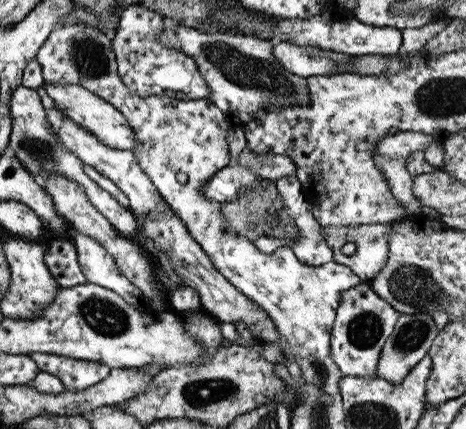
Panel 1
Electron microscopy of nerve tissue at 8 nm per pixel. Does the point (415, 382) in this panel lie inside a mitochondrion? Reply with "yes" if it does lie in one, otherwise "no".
no

